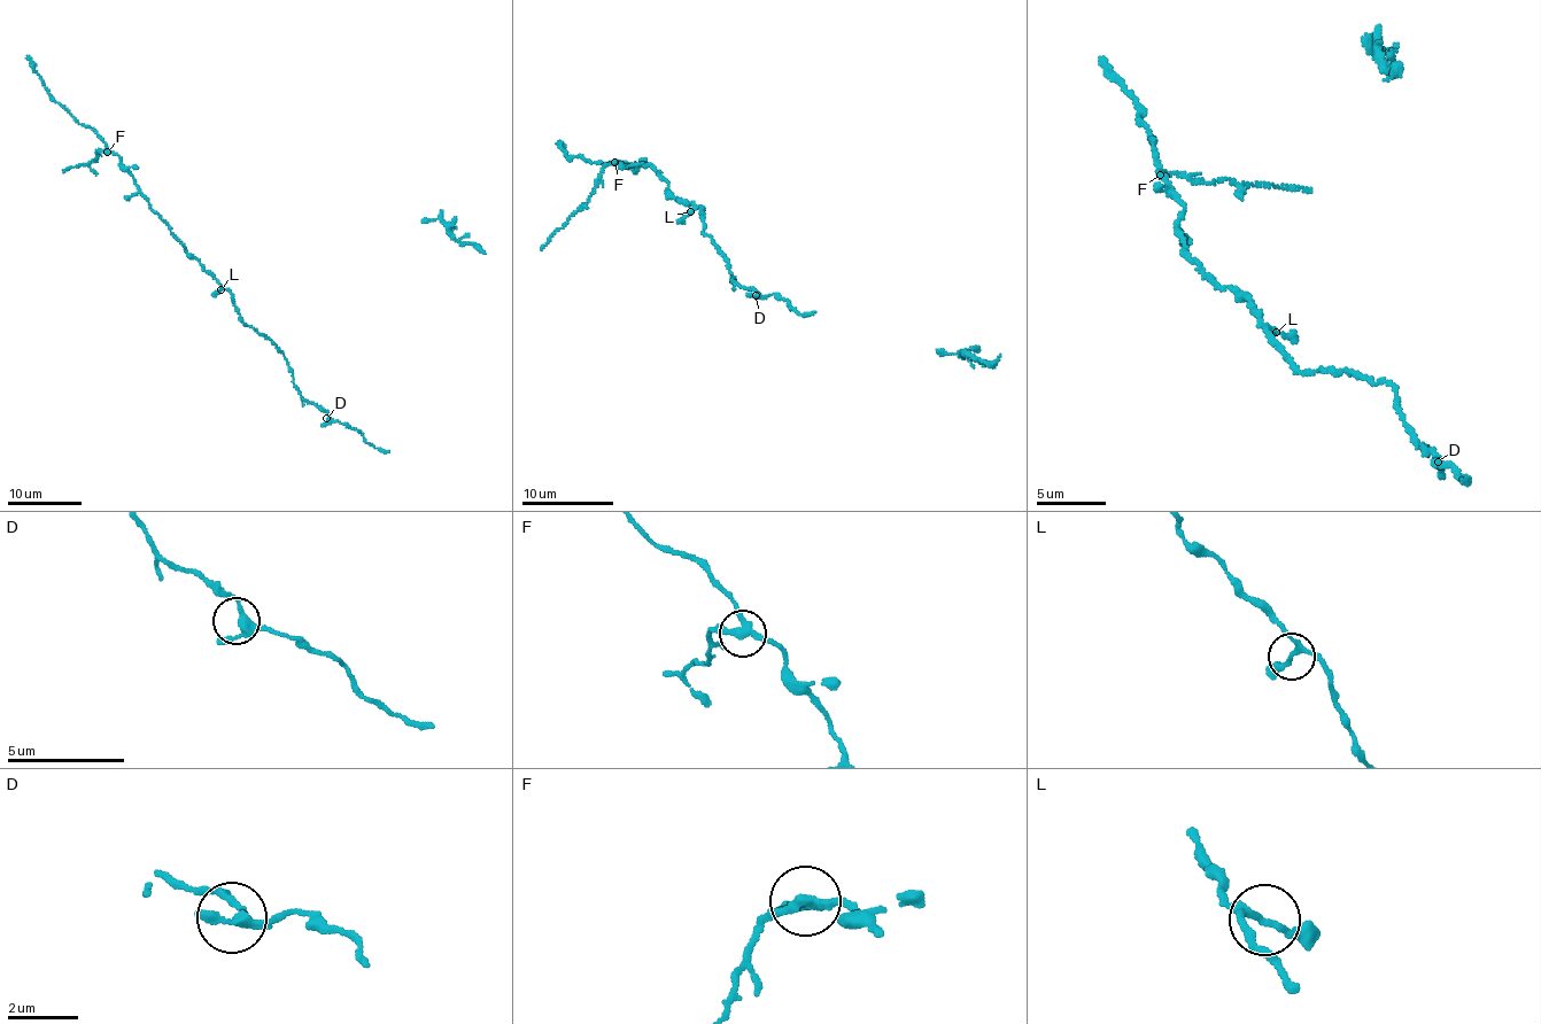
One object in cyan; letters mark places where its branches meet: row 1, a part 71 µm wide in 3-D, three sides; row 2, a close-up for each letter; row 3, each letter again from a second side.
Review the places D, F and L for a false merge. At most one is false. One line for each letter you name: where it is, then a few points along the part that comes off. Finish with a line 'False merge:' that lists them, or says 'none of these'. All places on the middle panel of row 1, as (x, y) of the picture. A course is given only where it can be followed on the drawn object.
F: place (614, 162); course (616, 161), (603, 170), (587, 201), (541, 249)
False merge: F

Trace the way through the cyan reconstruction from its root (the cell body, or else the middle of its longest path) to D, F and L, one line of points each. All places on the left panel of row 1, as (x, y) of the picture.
D: (238, 310), (245, 325), (268, 338), (284, 354), (300, 395), (317, 403), (328, 414), (326, 418)
F: (238, 310), (233, 296), (186, 251), (170, 226), (150, 208), (122, 160), (107, 152)
L: (238, 310), (233, 296), (225, 289), (221, 289)

